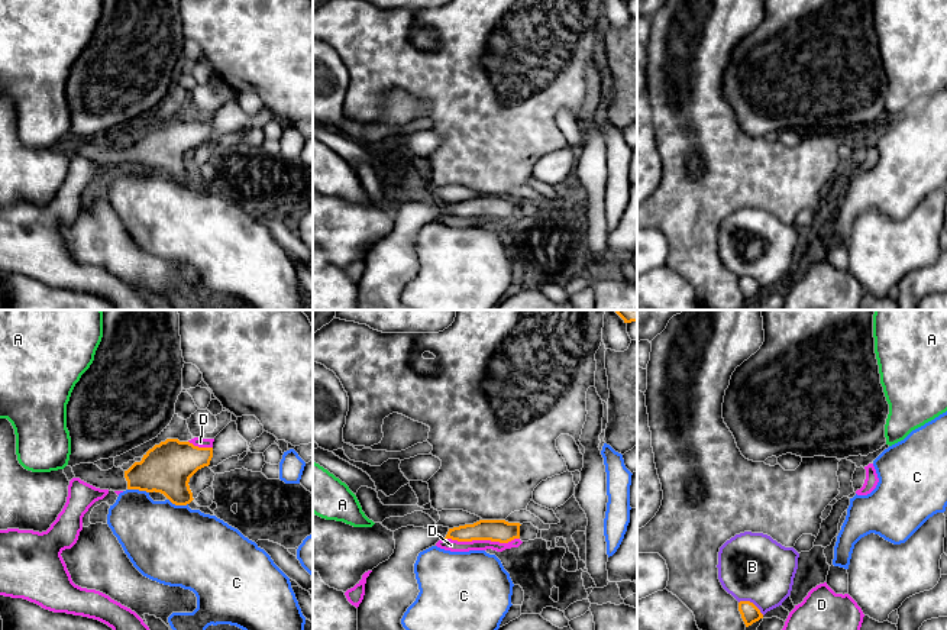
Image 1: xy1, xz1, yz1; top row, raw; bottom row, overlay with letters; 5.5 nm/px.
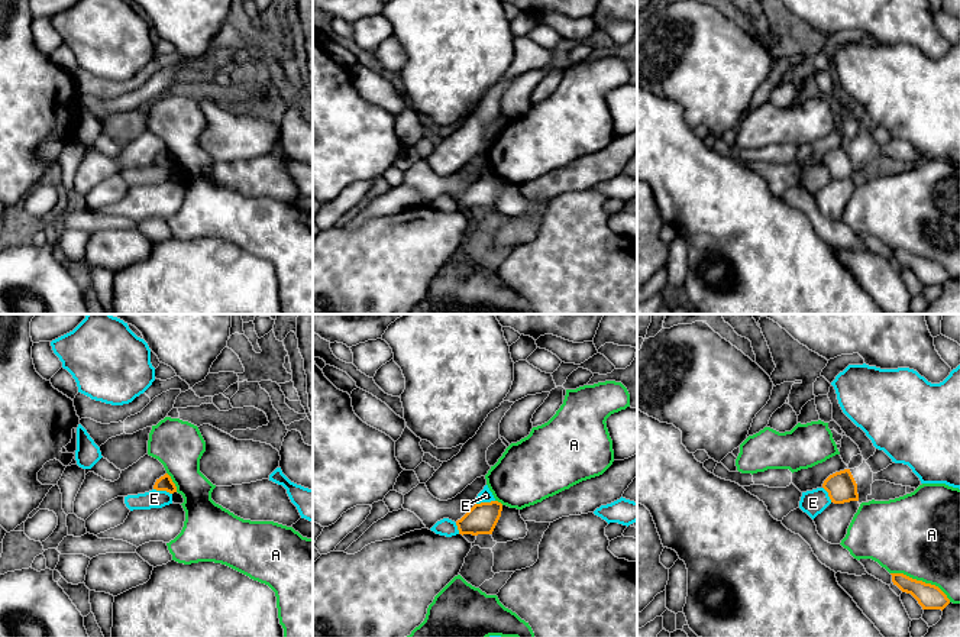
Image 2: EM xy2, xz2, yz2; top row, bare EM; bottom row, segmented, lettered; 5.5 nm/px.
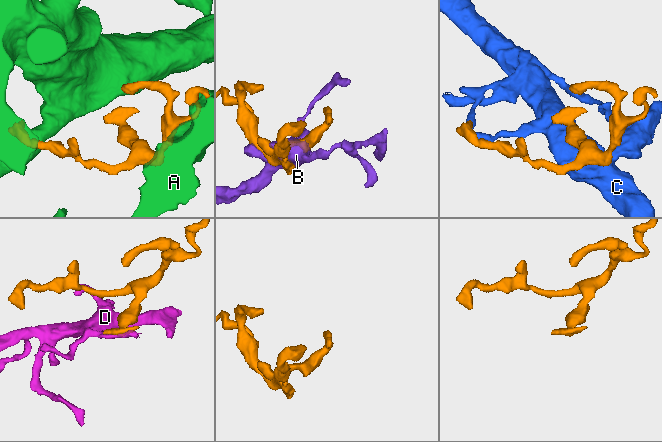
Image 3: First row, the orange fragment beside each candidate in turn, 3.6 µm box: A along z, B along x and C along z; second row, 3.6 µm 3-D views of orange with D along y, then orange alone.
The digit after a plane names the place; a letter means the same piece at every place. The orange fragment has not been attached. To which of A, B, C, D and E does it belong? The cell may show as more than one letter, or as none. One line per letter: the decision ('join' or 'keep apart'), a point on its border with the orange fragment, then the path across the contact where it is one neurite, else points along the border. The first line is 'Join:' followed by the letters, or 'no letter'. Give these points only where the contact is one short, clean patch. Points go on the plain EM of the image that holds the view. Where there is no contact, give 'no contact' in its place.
Join: no letter
A: keep apart; meets orange in yz2 at (921, 256)
B: keep apart; meets orange in yz1 at (752, 278)
C: keep apart; meets orange in xy1 at (138, 164)
D: keep apart; meets orange in xz1 at (482, 215); border along xz1 (445, 213), (500, 217), (519, 215)
E: keep apart; meets orange in xy2 at (162, 165); border along xy2 (154, 164), (171, 170)

